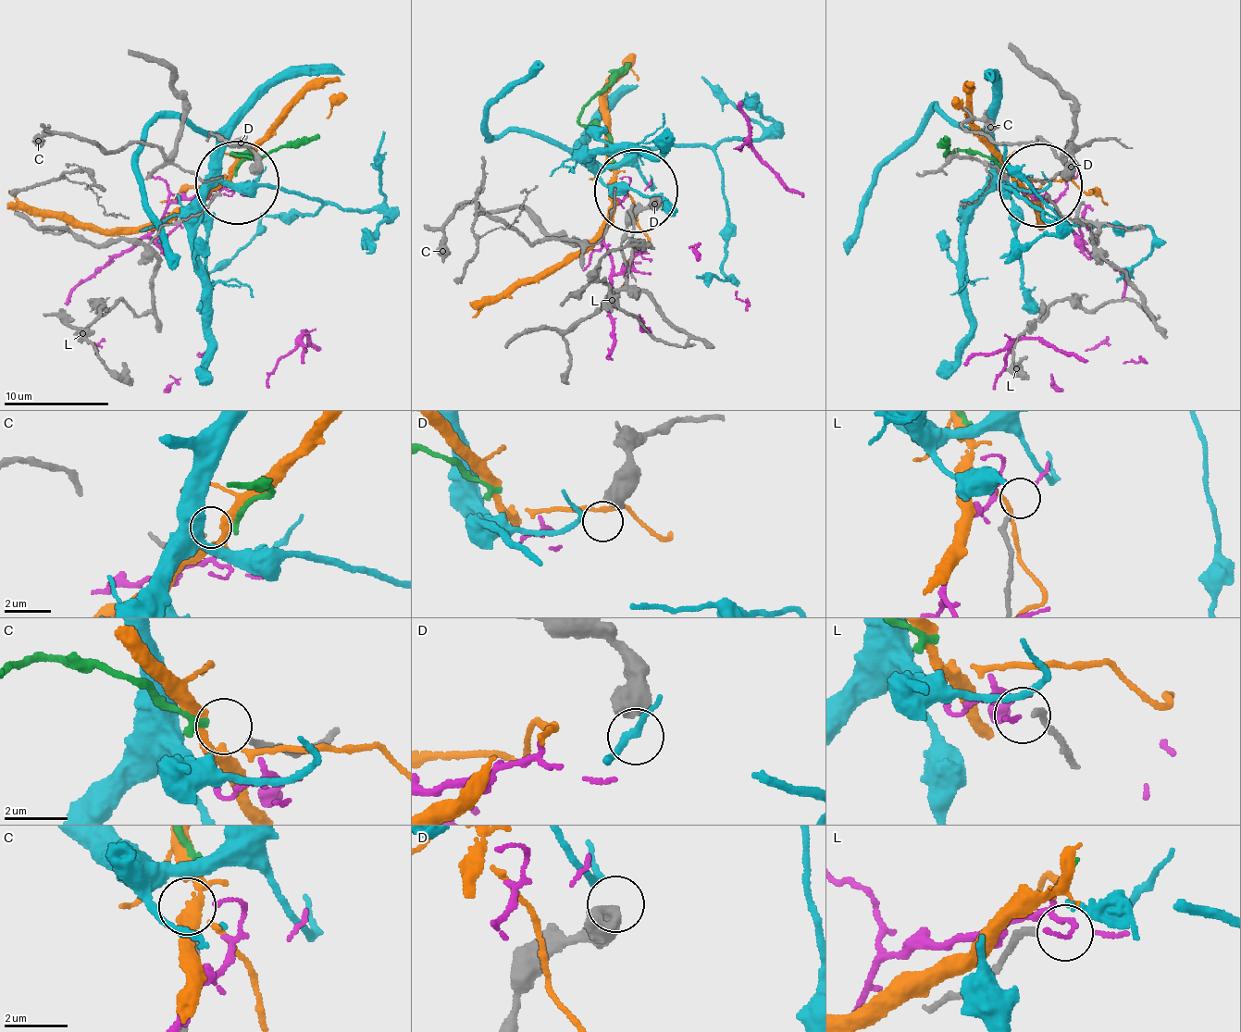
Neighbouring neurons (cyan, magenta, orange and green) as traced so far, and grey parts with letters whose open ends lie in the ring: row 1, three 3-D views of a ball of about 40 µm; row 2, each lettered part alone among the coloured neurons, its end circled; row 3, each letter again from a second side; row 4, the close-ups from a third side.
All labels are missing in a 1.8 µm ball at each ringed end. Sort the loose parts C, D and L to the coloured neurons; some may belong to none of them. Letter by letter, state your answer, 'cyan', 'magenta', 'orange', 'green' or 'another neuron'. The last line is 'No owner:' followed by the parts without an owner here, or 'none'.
C: green
D: cyan
L: another neuron
No owner: L

